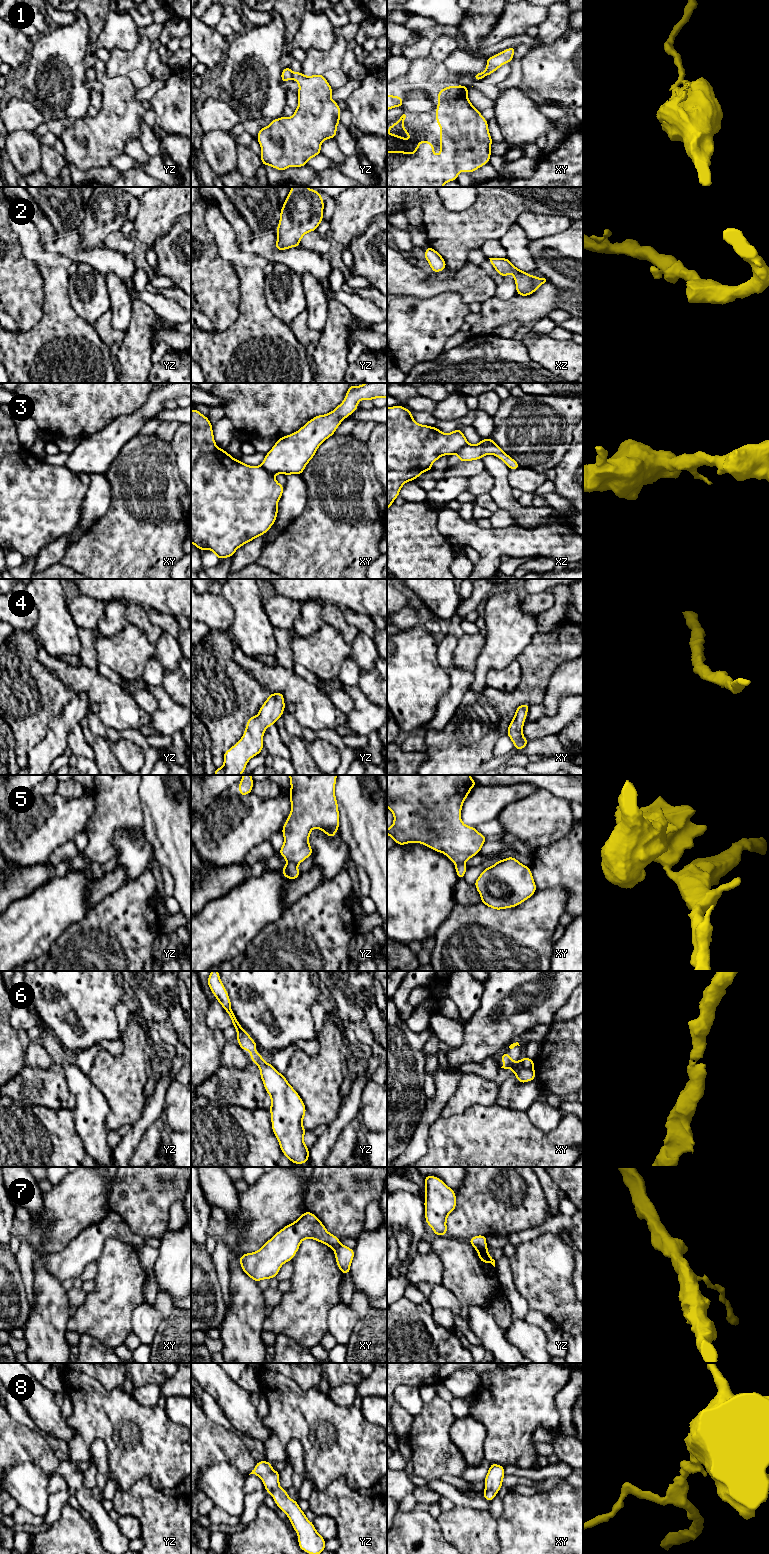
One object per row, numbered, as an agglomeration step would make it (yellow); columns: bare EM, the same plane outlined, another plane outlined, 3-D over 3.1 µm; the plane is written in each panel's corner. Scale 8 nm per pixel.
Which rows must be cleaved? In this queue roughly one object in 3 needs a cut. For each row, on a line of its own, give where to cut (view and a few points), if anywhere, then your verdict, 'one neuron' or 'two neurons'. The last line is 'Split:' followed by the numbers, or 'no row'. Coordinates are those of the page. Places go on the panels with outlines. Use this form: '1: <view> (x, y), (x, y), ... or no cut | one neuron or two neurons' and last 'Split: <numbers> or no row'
1: yz (292, 73), (293, 78) | two neurons
2: no cut | one neuron
3: xy (260, 465), (273, 476) | two neurons
4: no cut | one neuron
5: yz (287, 861), (292, 861), (296, 865) | two neurons
6: no cut | one neuron
7: yz (476, 1248), (487, 1250) | two neurons
8: no cut | one neuron
Split: 1, 3, 5, 7

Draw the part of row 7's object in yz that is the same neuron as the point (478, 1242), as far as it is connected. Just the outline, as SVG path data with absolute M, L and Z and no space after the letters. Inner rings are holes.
M477 1235L477 1236L471 1237L469 1239L469 1243L475 1249L478 1249L478 1250L481 1250L481 1251L487 1251L488 1248L487 1248L486 1238L487 1238L487 1236L485 1236L485 1235Z

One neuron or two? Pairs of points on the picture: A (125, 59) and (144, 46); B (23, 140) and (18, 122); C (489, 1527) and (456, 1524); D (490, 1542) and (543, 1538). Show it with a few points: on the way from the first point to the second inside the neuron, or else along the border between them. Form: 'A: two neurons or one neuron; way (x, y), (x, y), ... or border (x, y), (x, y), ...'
A: one neuron; way (130, 57), (139, 51)
B: two neurons; border (33, 132), (12, 131), (10, 133)
C: one neuron; way (481, 1527), (464, 1527)
D: two neurons; border (497, 1520), (497, 1539), (499, 1543)

